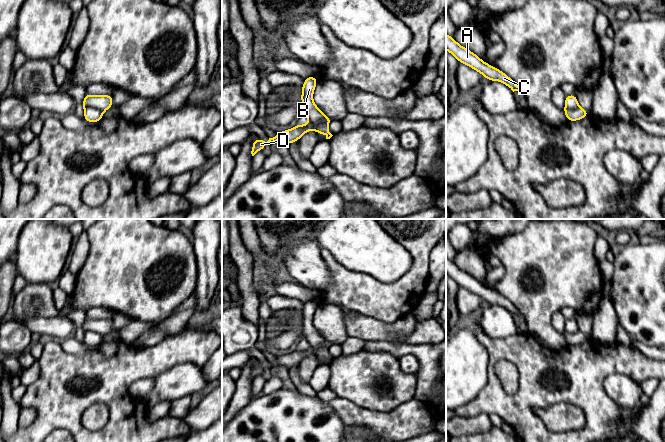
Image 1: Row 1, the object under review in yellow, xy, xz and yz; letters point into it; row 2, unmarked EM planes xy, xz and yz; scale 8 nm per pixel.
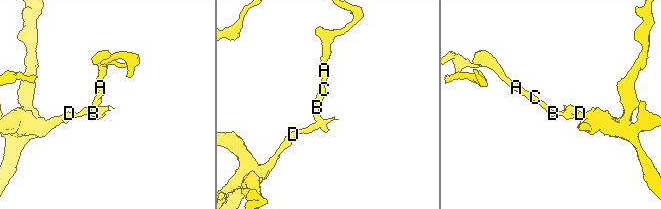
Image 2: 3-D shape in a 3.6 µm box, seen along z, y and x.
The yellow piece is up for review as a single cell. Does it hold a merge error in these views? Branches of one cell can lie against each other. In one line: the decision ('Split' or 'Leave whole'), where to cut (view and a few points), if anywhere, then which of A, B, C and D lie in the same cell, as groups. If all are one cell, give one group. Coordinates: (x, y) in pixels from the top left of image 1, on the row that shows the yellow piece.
Split. Split along xy (84, 107), (95, 107), (102, 112). Groups: A B C / D

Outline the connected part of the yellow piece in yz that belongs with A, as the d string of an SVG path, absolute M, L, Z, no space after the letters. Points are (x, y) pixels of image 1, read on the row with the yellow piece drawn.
M446 33L446 49L460 61L469 67L480 72L489 81L500 81L507 85L513 92L523 92L522 89L506 74L499 69L483 62L477 55L470 50L459 45L454 38Z

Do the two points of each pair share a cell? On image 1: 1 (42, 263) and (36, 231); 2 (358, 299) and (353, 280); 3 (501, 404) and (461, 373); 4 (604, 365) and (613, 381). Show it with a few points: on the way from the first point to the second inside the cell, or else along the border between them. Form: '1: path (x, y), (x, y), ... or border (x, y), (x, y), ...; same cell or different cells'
1: path (42, 255), (40, 239); same cell
2: path (358, 294), (353, 289), (353, 285); same cell
3: border (488, 366), (488, 383), (474, 398), (464, 404); different cells
4: border (632, 378), (609, 374), (604, 380), (605, 393); different cells

